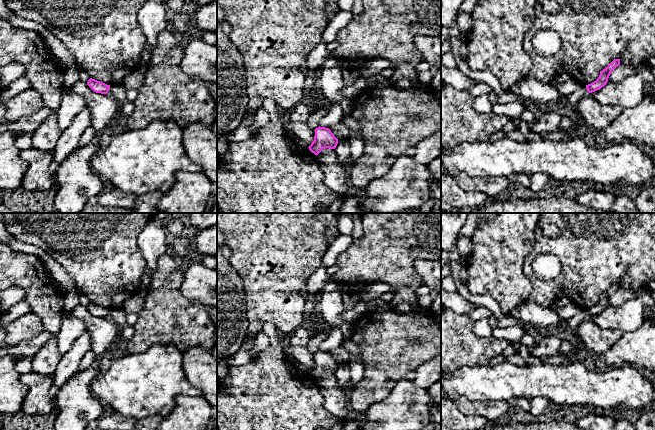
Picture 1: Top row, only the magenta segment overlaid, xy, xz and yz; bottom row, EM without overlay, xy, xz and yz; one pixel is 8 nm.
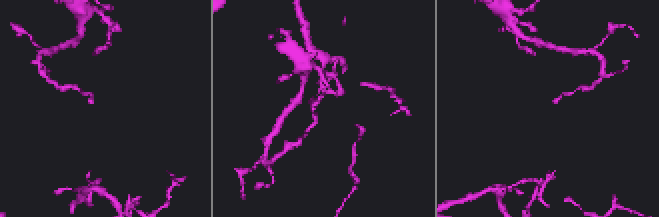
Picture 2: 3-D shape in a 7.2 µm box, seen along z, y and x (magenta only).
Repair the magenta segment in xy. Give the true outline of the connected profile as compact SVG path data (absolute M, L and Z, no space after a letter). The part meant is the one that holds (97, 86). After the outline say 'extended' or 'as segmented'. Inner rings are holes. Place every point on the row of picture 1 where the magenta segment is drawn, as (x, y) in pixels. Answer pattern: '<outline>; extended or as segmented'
M90 78L87 82L87 85L96 93L107 94L110 88L110 85L97 81Z; as segmented

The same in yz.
M620 59L613 60L605 69L600 72L599 77L596 81L591 84L586 85L587 91L589 93L595 92L602 87L604 87L607 82L611 72L620 65Z; as segmented

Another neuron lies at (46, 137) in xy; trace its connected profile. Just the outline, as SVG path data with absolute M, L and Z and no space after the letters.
M55 112L32 134L32 148L52 151L57 145L62 132Z

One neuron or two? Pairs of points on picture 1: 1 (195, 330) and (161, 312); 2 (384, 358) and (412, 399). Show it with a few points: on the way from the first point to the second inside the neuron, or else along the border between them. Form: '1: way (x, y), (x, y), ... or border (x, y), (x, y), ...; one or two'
1: way (187, 325), (177, 319), (169, 318); one
2: border (412, 379), (400, 378), (384, 398); two

